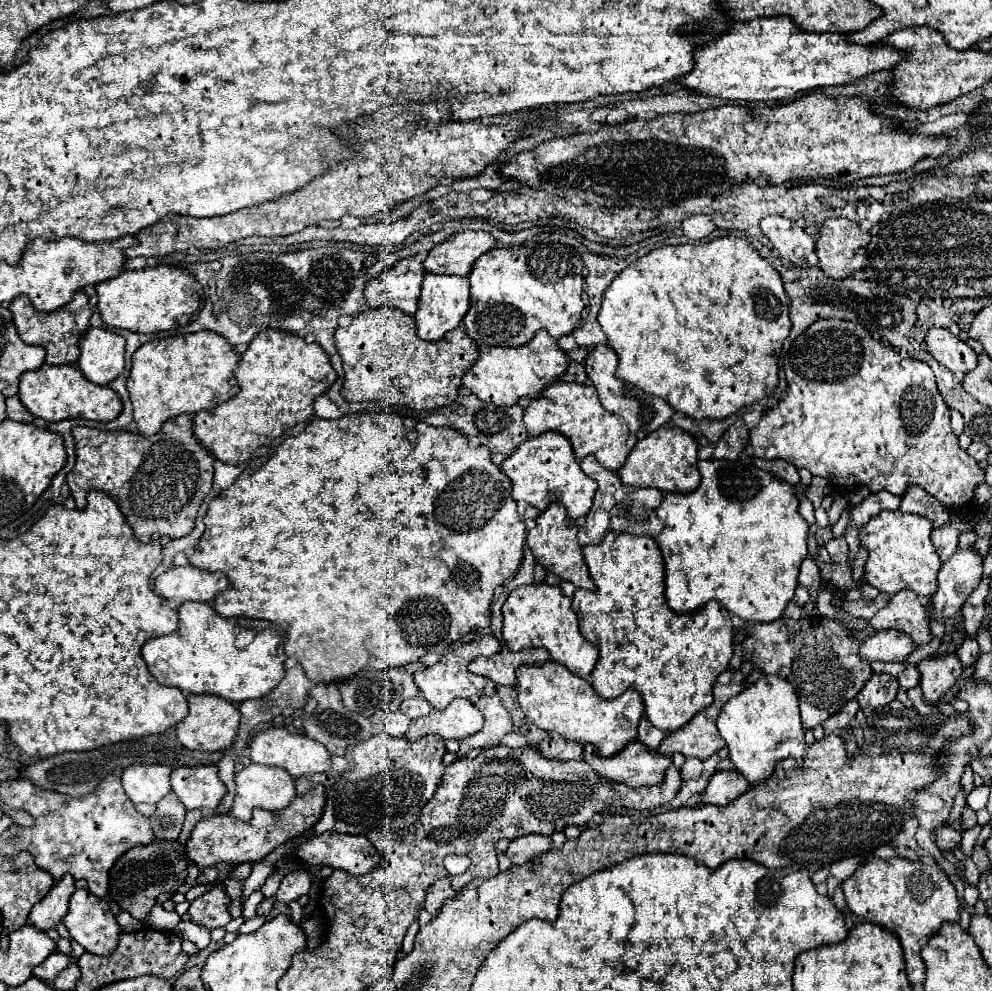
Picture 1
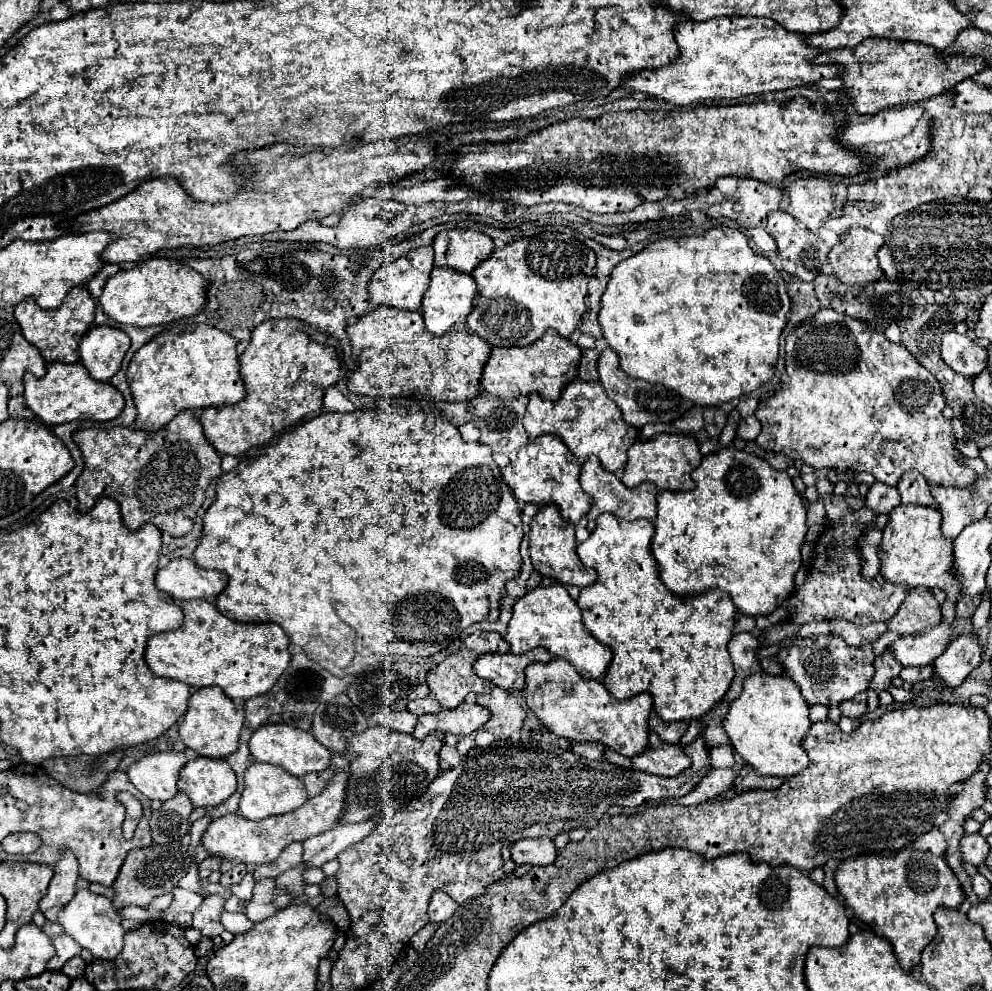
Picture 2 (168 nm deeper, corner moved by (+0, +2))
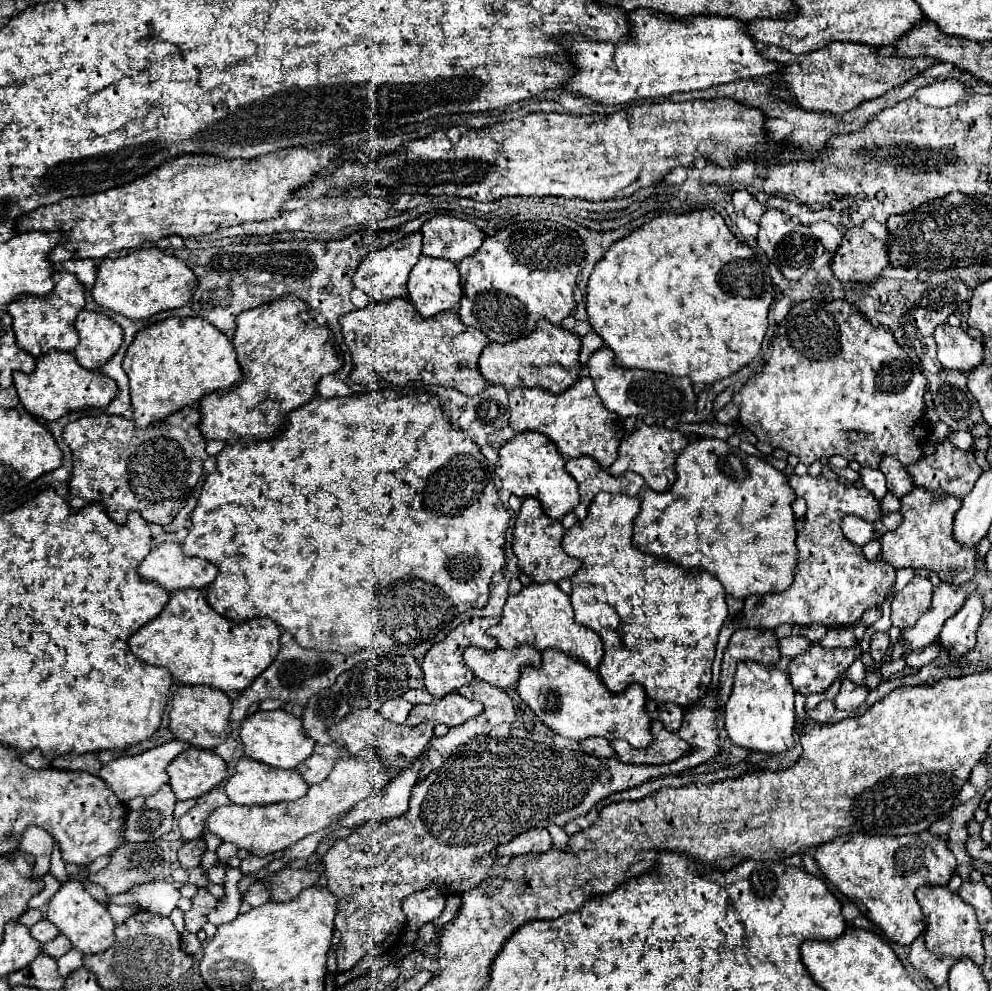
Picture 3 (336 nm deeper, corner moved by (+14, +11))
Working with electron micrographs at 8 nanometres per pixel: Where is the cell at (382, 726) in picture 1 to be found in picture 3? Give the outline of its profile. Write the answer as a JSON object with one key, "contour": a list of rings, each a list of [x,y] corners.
{"contour":[[[392,698],[380,706],[380,714],[396,724],[404,724],[410,708],[412,708],[412,704],[408,704],[404,698]]]}

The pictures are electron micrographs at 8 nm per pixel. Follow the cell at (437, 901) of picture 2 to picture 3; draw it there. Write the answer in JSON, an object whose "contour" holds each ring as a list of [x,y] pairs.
{"contour":[[[436,888],[414,892],[404,902],[404,914],[408,928],[418,928],[442,914],[446,906],[446,898]]]}

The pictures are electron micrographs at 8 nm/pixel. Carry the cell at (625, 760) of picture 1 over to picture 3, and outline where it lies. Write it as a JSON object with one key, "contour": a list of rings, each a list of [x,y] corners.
{"contour":[[[652,720],[652,742],[648,748],[636,750],[622,740],[612,742],[612,748],[622,762],[630,764],[670,764],[690,750],[690,746],[678,734],[664,730],[662,722],[658,720]]]}

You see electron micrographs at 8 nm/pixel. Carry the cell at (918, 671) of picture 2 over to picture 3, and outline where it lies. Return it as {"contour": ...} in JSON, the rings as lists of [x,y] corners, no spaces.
{"contour":[[[928,646],[926,650],[916,650],[914,654],[906,654],[904,658],[910,668],[922,668],[922,666],[930,664],[938,656],[938,652],[940,652],[938,646]]]}

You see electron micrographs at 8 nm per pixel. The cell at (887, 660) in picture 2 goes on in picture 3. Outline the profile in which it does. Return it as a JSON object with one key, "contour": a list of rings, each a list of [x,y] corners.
{"contour":[[[874,632],[870,642],[870,654],[886,654],[890,648],[890,638],[886,632]]]}

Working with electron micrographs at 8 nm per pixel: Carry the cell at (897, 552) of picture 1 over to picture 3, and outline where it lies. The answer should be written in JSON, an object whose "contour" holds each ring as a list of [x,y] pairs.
{"contour":[[[914,488],[910,494],[900,498],[900,514],[902,522],[896,530],[886,532],[880,538],[880,556],[894,568],[924,568],[930,572],[936,572],[944,582],[948,584],[966,584],[976,574],[974,560],[976,560],[976,548],[966,550],[962,546],[956,546],[952,540],[952,522],[954,514],[962,502],[954,496],[944,500],[934,500],[926,490]]]}

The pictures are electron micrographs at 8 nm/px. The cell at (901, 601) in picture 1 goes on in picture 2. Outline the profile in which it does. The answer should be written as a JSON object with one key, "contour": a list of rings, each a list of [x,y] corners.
{"contour":[[[914,587],[898,613],[888,621],[888,629],[900,635],[914,635],[926,627],[938,625],[942,619],[940,603],[928,587]]]}

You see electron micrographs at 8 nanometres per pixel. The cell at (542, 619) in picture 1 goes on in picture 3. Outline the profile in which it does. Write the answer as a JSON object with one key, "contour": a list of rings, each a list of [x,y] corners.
{"contour":[[[532,582],[530,586],[522,588],[516,596],[508,596],[500,622],[488,628],[488,634],[498,640],[500,648],[512,650],[520,644],[532,644],[540,652],[548,648],[556,648],[570,658],[578,658],[582,664],[586,664],[592,670],[598,668],[604,654],[600,636],[594,630],[576,624],[570,596],[564,594],[556,584]]]}

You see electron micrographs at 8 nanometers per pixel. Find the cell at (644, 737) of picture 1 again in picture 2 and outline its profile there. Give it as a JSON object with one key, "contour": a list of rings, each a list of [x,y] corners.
{"contour":[[[656,715],[652,719],[652,731],[658,733],[660,739],[666,741],[666,743],[680,743],[686,729],[688,729],[688,721],[672,721],[672,723],[668,723],[668,721],[662,721]]]}

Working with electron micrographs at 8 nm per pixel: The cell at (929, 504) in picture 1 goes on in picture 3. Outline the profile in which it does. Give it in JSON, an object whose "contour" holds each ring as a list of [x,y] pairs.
{"contour":[[[894,456],[882,458],[882,462],[880,462],[880,472],[886,476],[888,492],[894,494],[894,496],[898,496],[898,498],[906,496],[906,494],[914,488],[906,466],[904,466],[898,458],[894,458]]]}

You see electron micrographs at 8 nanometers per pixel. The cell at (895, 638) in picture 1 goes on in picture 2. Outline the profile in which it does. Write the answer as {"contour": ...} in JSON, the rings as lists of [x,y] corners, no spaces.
{"contour":[[[940,623],[916,635],[900,637],[892,645],[892,653],[904,667],[924,667],[932,665],[932,659],[940,657],[952,639],[954,627],[950,623]]]}

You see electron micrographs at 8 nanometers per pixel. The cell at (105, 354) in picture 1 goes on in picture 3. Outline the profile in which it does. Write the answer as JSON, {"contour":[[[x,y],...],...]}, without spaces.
{"contour":[[[82,310],[76,318],[78,346],[74,356],[82,368],[98,370],[104,366],[122,346],[122,328],[106,314]]]}

